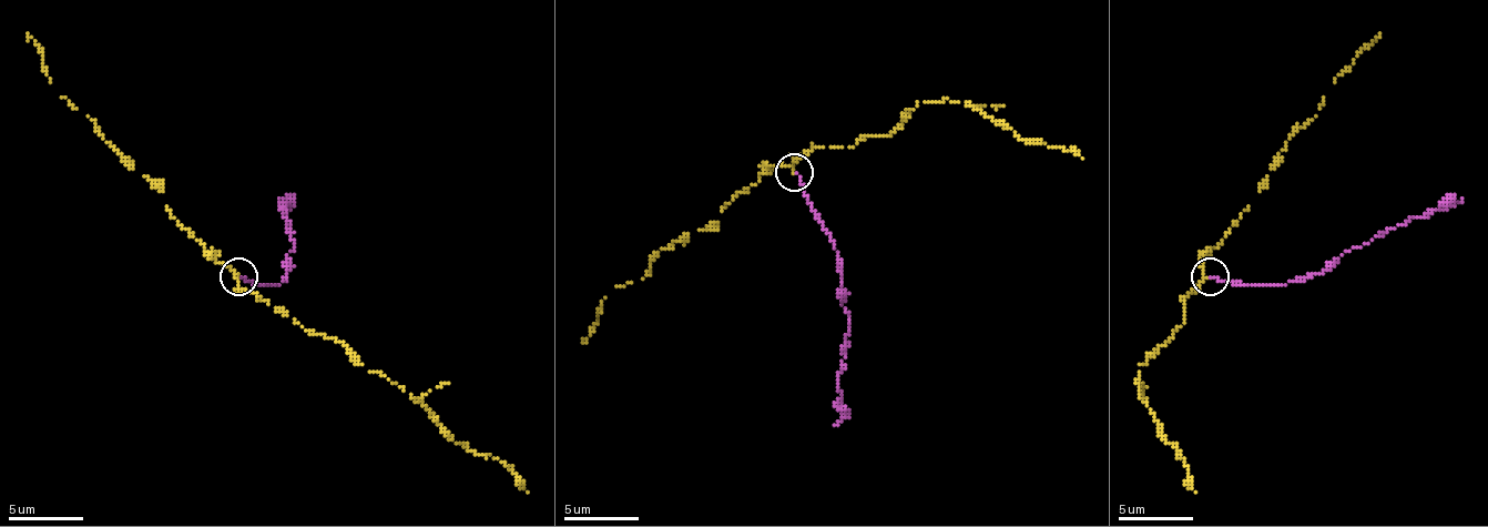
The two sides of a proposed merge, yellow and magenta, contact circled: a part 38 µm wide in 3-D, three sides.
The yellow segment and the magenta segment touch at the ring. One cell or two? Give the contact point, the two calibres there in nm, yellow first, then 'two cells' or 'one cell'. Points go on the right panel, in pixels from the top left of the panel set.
at (1210, 276); 170 nm thick on the yellow side, 140 nm on the other; one cell

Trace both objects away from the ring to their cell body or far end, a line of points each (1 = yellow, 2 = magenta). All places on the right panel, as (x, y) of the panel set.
1: (1210, 277), (1184, 300), (1184, 323), (1139, 364), (1135, 383), (1165, 443), (1184, 458), (1195, 492)
2: (1210, 277), (1282, 285), (1312, 277), (1353, 247), (1414, 218), (1455, 206), (1463, 199)

